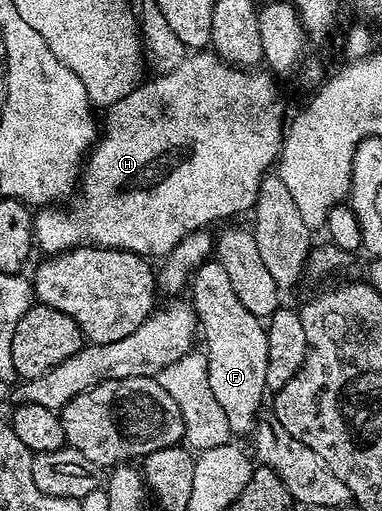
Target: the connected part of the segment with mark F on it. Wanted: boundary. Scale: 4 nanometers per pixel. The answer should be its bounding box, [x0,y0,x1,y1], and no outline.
[190,258,268,433]

